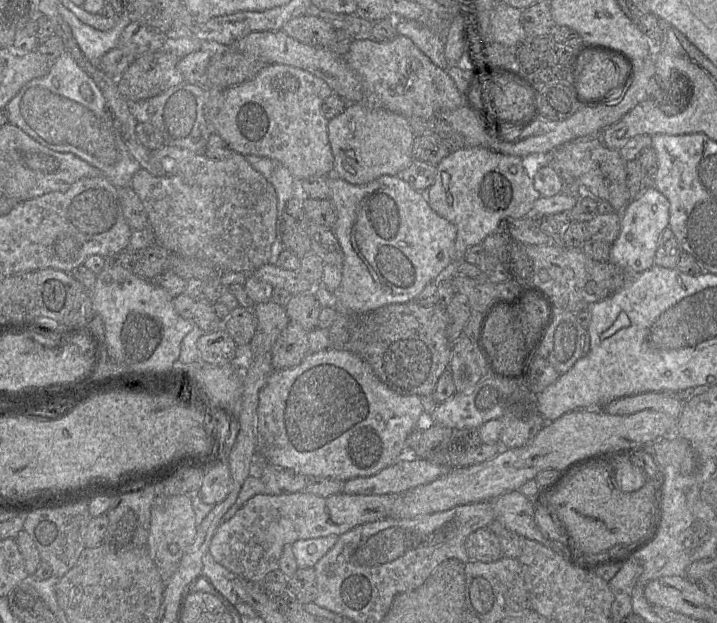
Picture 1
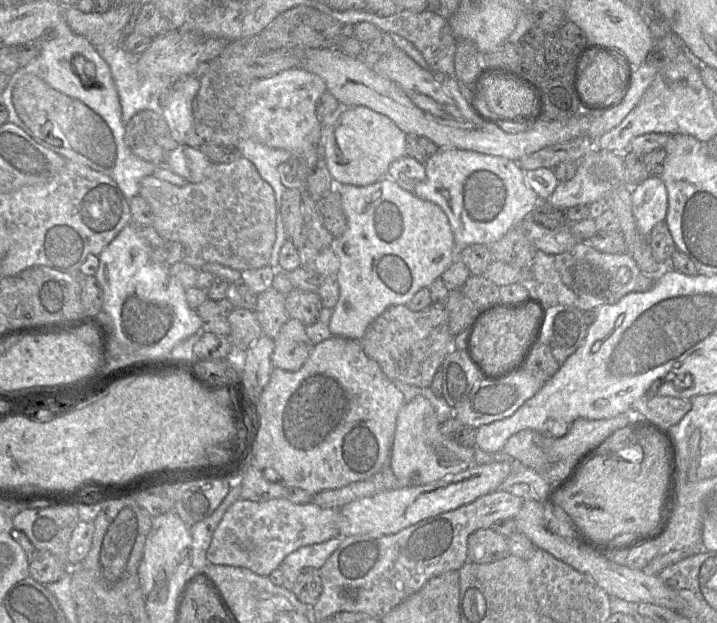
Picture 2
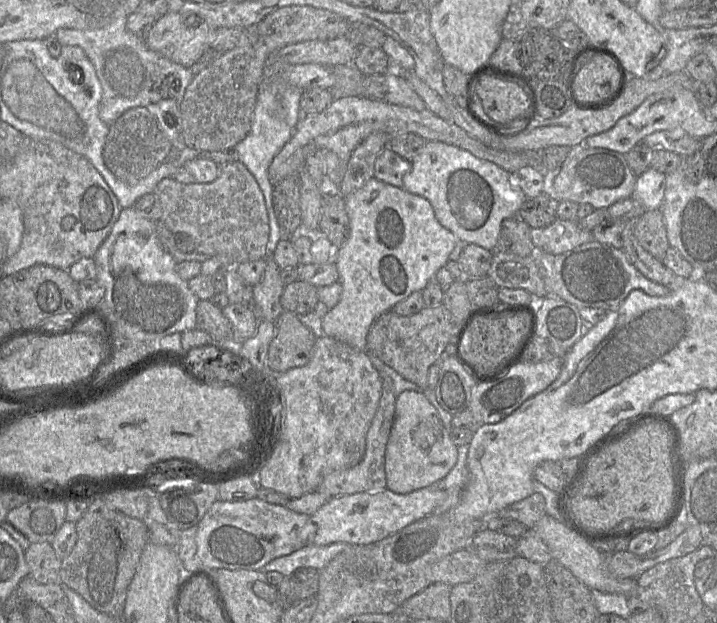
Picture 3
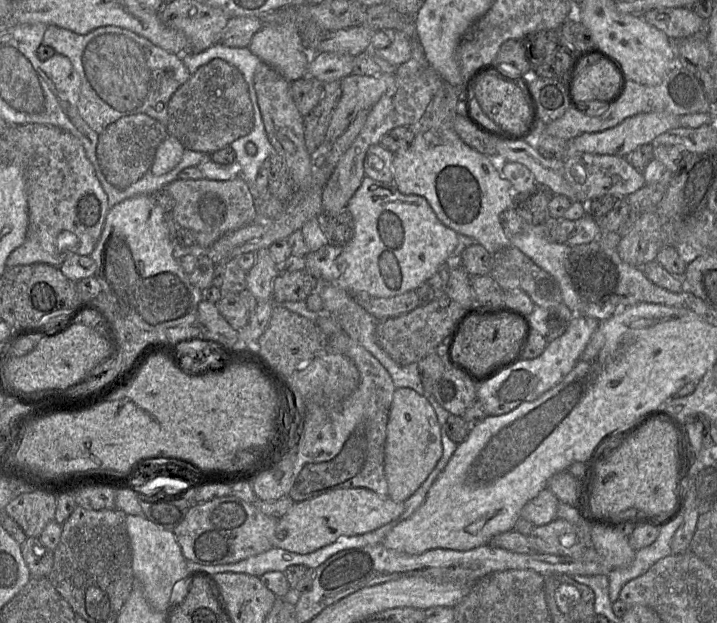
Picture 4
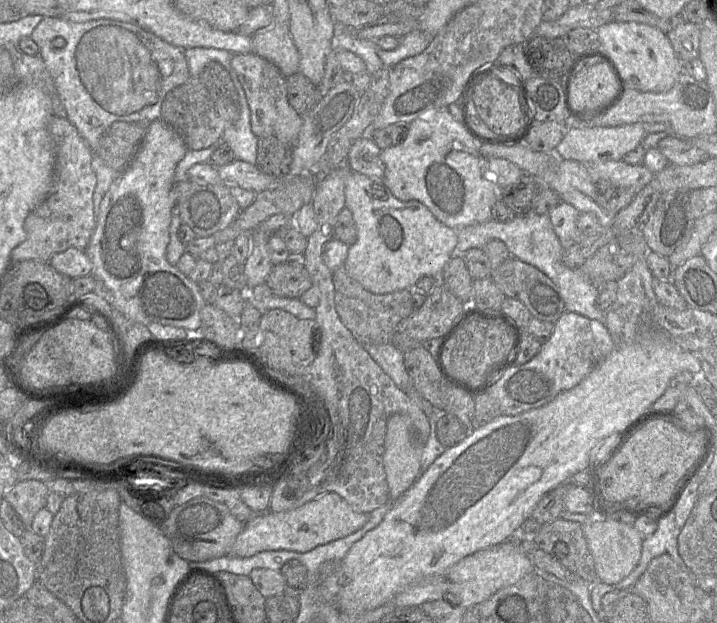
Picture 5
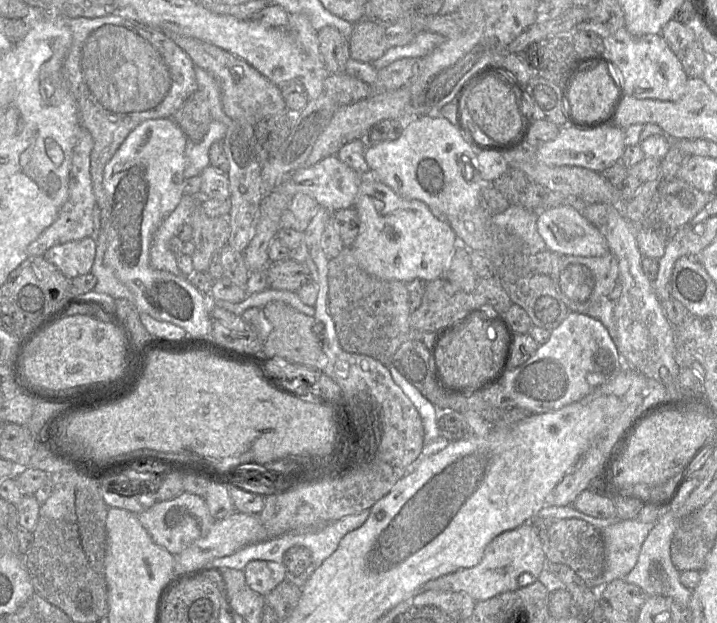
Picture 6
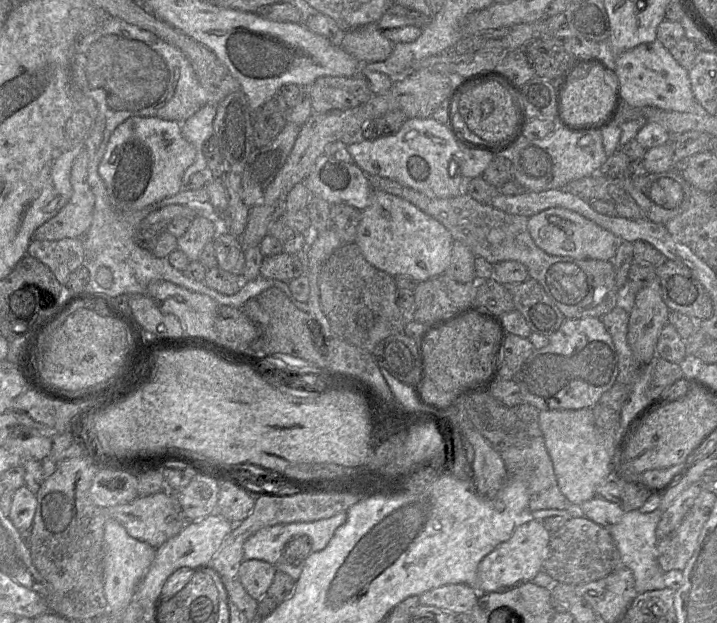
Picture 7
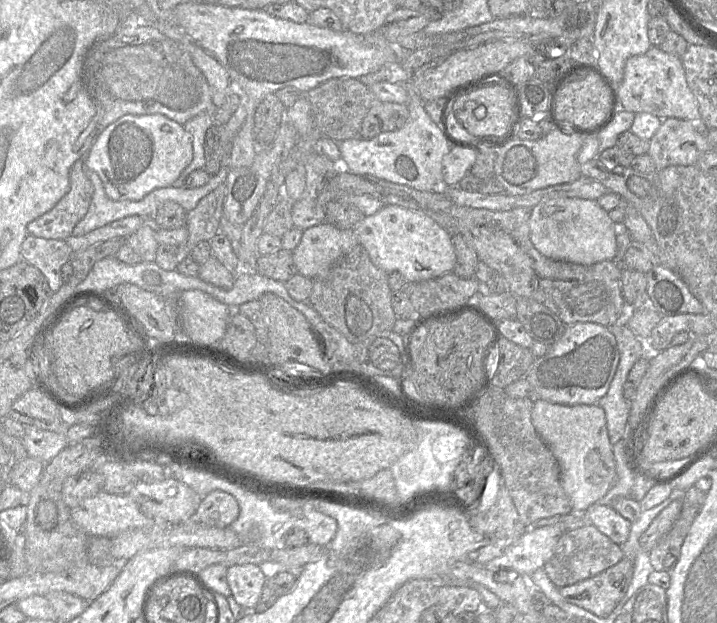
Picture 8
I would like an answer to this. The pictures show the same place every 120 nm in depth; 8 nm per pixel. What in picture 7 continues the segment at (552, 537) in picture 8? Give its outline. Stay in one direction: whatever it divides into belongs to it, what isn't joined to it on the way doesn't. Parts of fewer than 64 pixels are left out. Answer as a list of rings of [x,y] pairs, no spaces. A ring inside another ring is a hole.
[[[531,518],[522,519],[516,526],[512,536],[498,545],[480,562],[477,570],[476,587],[479,594],[505,591],[518,585],[532,582],[543,569],[550,534],[542,521]]]

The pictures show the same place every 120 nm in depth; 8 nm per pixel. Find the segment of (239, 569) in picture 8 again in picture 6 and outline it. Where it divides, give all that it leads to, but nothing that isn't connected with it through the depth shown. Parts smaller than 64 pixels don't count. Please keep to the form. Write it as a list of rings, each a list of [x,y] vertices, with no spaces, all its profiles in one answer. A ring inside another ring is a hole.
[[[250,561],[243,572],[249,587],[263,597],[286,579],[283,563],[273,561]]]

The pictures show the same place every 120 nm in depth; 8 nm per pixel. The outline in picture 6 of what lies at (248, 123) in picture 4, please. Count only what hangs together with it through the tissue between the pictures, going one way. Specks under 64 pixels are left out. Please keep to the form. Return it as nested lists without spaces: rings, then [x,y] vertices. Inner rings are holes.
[[[198,89],[173,113],[171,118],[182,129],[188,140],[195,143],[202,141],[213,120],[208,96]]]

